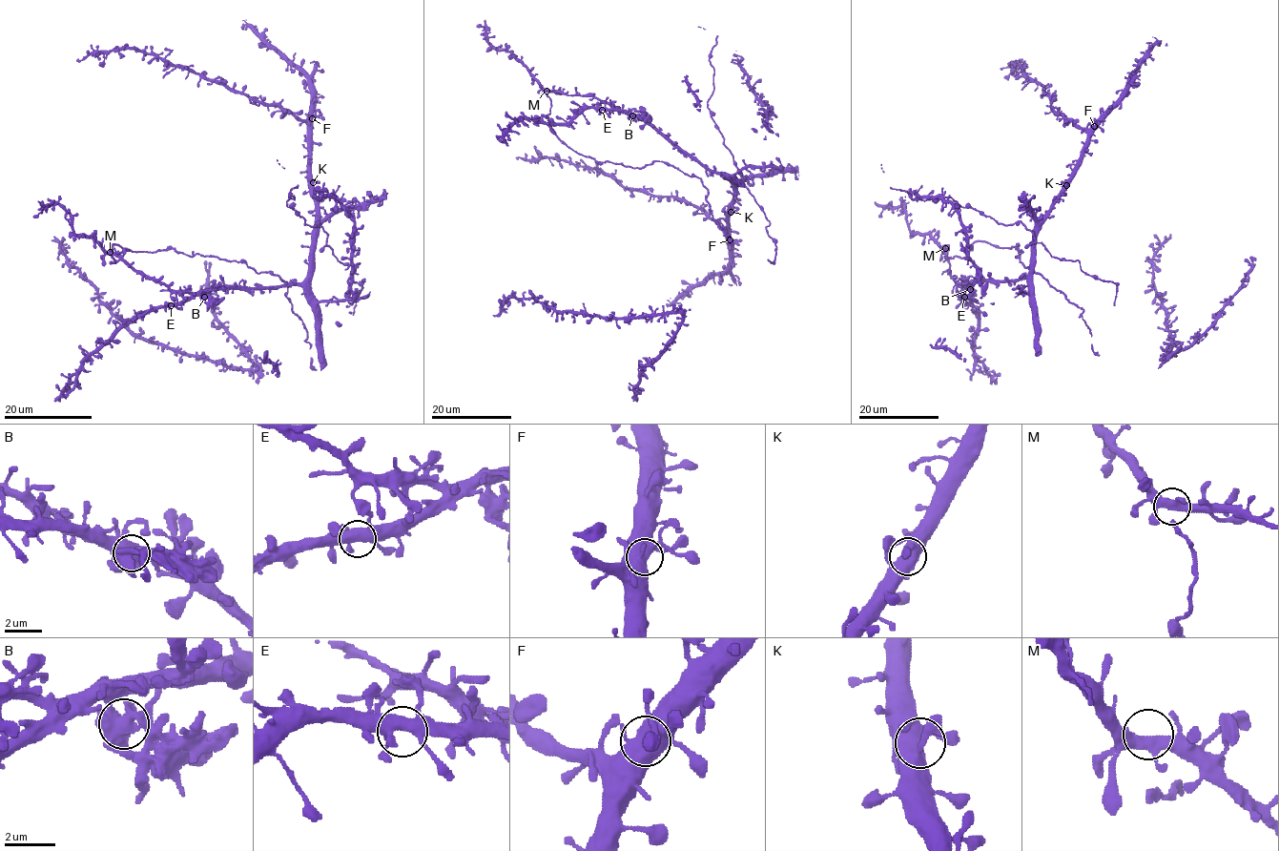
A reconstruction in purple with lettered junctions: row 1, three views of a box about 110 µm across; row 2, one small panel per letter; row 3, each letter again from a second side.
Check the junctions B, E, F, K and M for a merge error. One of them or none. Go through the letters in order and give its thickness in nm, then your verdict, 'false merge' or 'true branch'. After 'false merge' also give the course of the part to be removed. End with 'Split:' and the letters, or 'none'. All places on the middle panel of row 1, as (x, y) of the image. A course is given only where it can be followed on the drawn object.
B: 500 nm | false merge | (631, 115), (649, 121)
E: 440 nm | true branch
F: 480 nm | true branch
K: 480 nm | true branch
M: 400 nm | true branch
Split: B

